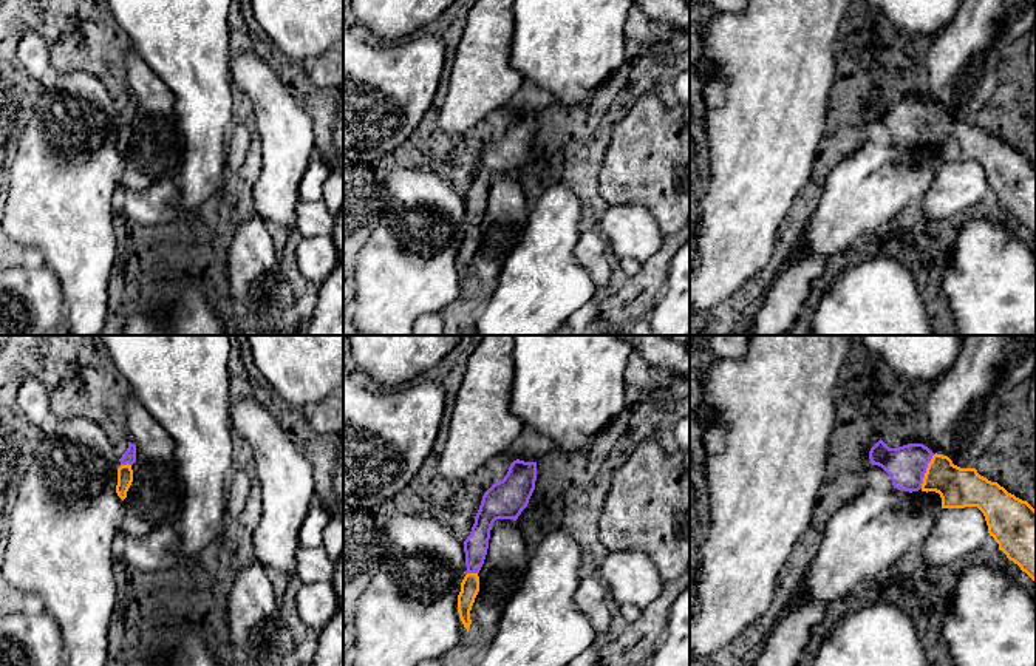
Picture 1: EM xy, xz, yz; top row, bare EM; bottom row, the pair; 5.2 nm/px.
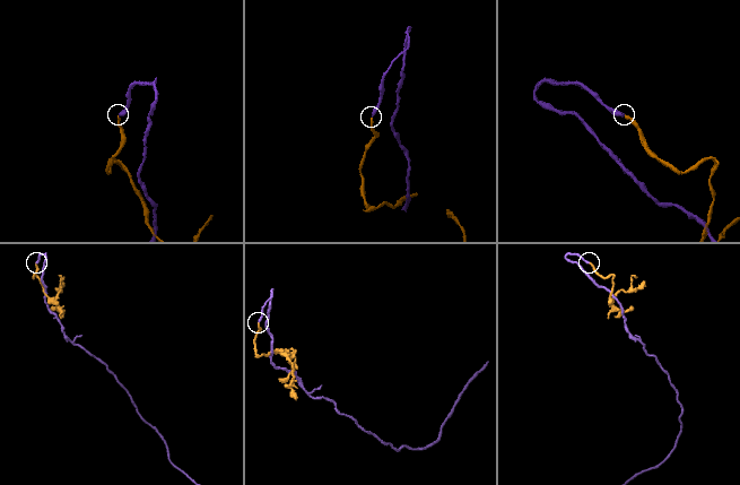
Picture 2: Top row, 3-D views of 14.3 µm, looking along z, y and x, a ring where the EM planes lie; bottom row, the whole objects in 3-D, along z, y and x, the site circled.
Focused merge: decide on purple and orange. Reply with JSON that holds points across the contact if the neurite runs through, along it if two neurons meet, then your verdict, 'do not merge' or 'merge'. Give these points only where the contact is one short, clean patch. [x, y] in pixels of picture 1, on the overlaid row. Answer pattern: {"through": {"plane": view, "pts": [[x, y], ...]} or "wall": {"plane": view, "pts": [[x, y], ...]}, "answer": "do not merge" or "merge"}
{"answer": "merge"}

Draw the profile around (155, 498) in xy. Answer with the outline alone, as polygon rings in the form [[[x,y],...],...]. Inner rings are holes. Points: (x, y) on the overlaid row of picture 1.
[[[136,397],[125,400],[128,442],[136,445],[133,482],[124,499],[121,530],[145,536],[162,525],[176,525],[182,511],[182,481],[175,442]]]

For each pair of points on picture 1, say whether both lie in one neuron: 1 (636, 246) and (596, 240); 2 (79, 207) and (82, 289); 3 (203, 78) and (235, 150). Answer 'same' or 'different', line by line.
1: different
2: same
3: different

